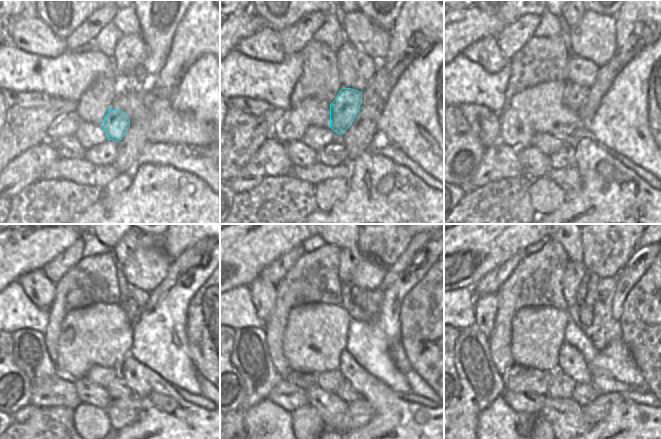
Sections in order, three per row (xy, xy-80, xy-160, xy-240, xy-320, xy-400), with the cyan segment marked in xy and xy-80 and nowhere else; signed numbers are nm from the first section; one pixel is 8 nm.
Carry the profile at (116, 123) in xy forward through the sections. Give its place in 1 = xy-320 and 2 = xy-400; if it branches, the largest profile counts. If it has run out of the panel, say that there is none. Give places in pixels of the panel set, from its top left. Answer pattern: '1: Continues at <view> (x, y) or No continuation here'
1: Continues at xy-320 (358, 295)
2: Continues at xy-400 (586, 293).

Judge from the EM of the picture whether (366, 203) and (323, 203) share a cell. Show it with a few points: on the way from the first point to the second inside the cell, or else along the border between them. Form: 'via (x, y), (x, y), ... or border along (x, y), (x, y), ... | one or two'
border along (349, 184), (348, 191), (328, 211), (316, 210) | two

